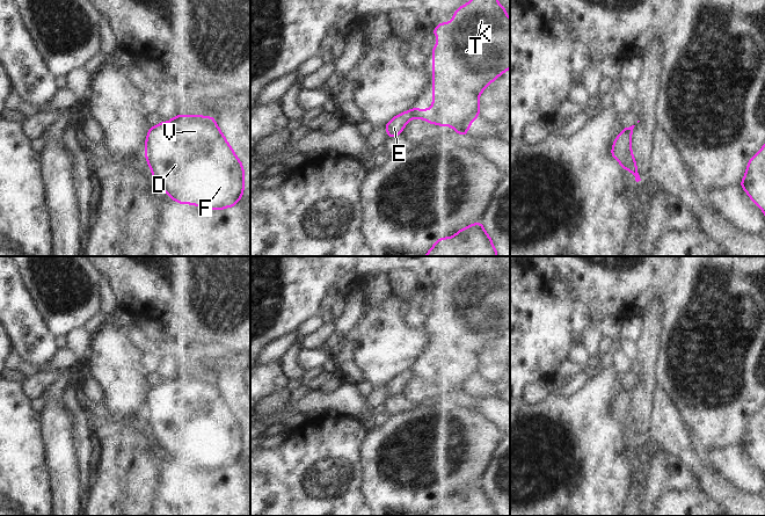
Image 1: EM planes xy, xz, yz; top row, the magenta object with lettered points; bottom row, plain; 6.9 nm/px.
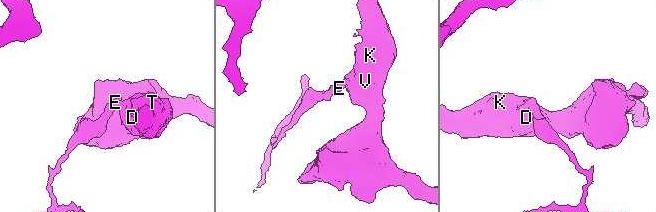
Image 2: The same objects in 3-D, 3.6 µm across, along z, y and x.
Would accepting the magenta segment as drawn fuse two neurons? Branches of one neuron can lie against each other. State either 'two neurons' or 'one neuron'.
two neurons

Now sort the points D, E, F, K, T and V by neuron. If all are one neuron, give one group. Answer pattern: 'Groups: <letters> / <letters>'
Groups: D F K T V / E

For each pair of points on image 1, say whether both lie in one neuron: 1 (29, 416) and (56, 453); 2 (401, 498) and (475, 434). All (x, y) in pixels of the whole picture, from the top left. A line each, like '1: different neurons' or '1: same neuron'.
1: different neurons
2: same neuron

